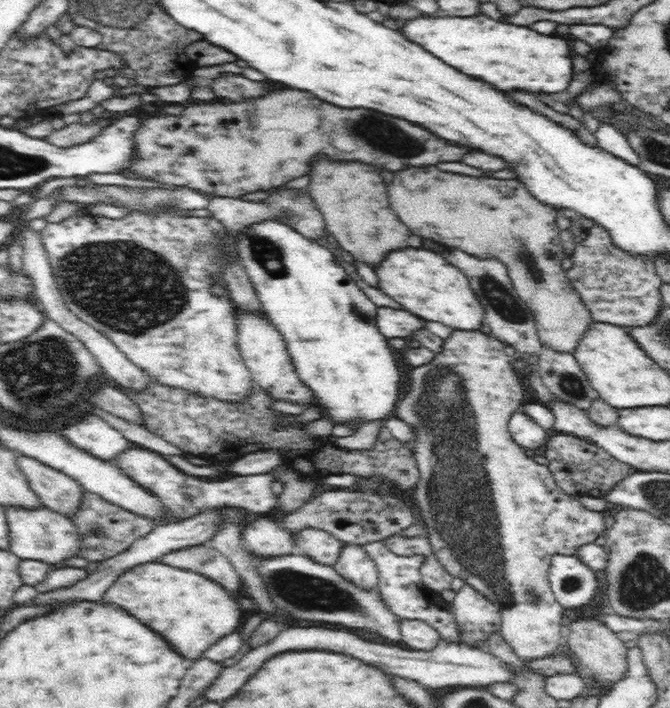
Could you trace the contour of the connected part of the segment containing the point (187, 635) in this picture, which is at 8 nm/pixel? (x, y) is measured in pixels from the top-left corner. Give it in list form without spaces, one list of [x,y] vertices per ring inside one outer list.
[[[160,560],[142,563],[118,577],[104,593],[103,602],[124,608],[140,622],[152,626],[186,658],[198,658],[216,640],[242,627],[242,602],[234,600],[225,586]]]

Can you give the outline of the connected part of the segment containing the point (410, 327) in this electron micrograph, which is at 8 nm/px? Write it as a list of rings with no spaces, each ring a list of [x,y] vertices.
[[[378,307],[376,324],[387,339],[413,336],[416,331],[426,329],[426,320],[404,308]]]

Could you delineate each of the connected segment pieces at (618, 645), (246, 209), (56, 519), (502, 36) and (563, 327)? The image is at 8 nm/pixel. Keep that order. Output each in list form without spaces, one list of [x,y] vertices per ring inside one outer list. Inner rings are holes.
[[[590,618],[590,620],[572,620],[568,625],[568,640],[565,645],[572,653],[572,656],[578,660],[580,666],[584,666],[600,684],[613,684],[618,678],[622,678],[622,674],[626,672],[626,652],[627,648],[616,632],[601,623],[598,619]]]
[[[289,189],[278,191],[278,194],[271,194],[270,198],[266,198],[264,202],[244,202],[244,200],[228,197],[213,197],[209,199],[208,210],[214,214],[214,218],[218,222],[222,222],[222,226],[226,226],[230,232],[240,232],[246,230],[247,227],[254,226],[260,222],[274,222],[282,220],[289,227],[292,227],[296,233],[303,235],[305,239],[318,240],[322,236],[326,236],[326,223],[322,213],[316,209],[314,201],[310,200],[310,195],[306,190]],[[280,216],[292,216],[292,218],[280,218]]]
[[[40,506],[35,510],[26,510],[24,507],[5,507],[8,521],[8,532],[10,532],[9,551],[21,559],[40,560],[42,563],[58,564],[66,558],[78,555],[82,547],[76,525],[70,523],[66,518],[52,509]]]
[[[481,12],[475,16],[454,18],[414,18],[402,30],[446,64],[460,72],[492,84],[498,90],[560,93],[569,87],[575,74],[572,67],[572,48],[558,34],[544,35],[528,27],[496,21]]]
[[[436,165],[406,167],[395,171],[391,181],[387,183],[387,193],[391,209],[414,235],[430,238],[438,244],[460,249],[478,258],[498,258],[500,262],[504,262],[508,266],[512,287],[533,311],[541,343],[549,347],[549,350],[565,354],[575,351],[593,320],[579,292],[568,281],[567,271],[560,265],[564,252],[560,241],[561,229],[556,223],[559,215],[557,209],[536,200],[518,179],[444,172]]]

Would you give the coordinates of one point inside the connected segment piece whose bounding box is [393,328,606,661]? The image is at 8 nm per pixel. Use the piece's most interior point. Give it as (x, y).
(495, 518)

